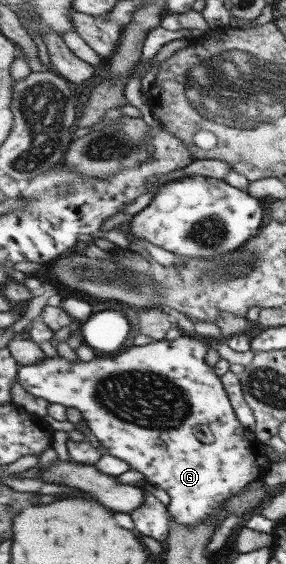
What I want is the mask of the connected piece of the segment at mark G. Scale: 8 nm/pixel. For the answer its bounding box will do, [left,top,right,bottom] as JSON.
[18,333,270,527]

